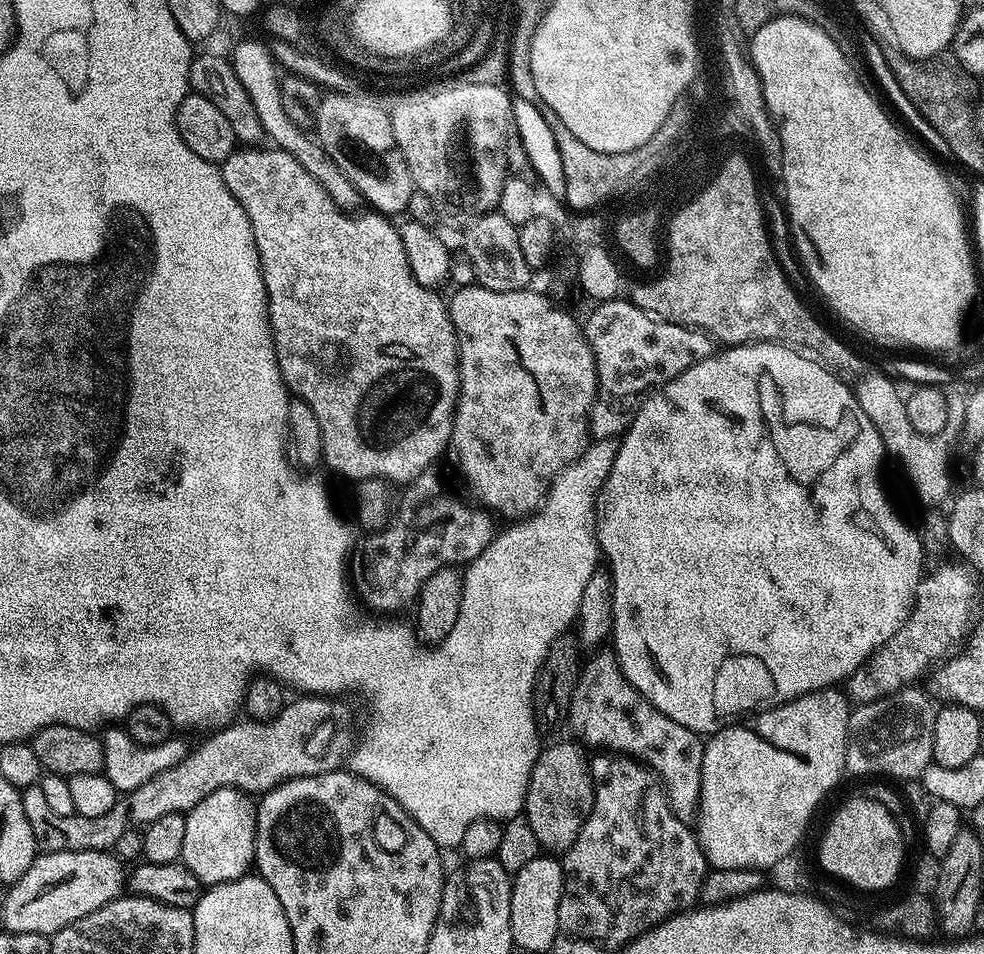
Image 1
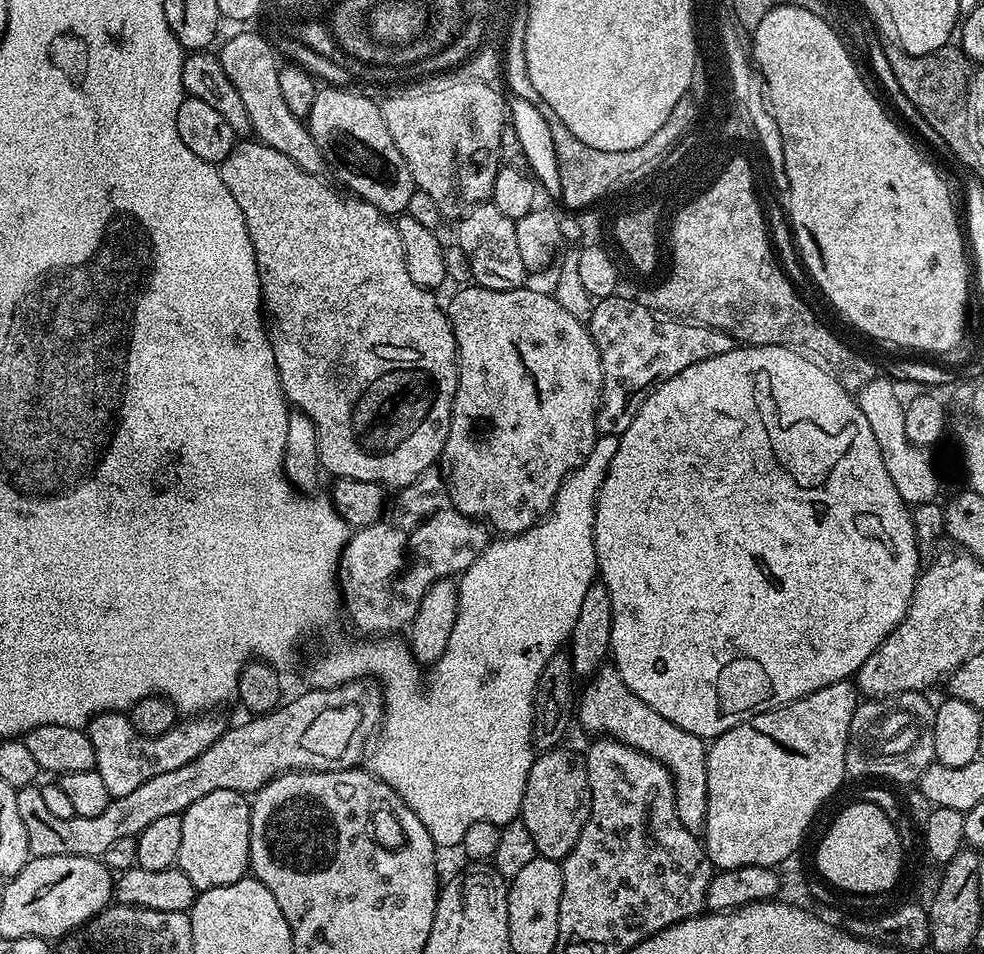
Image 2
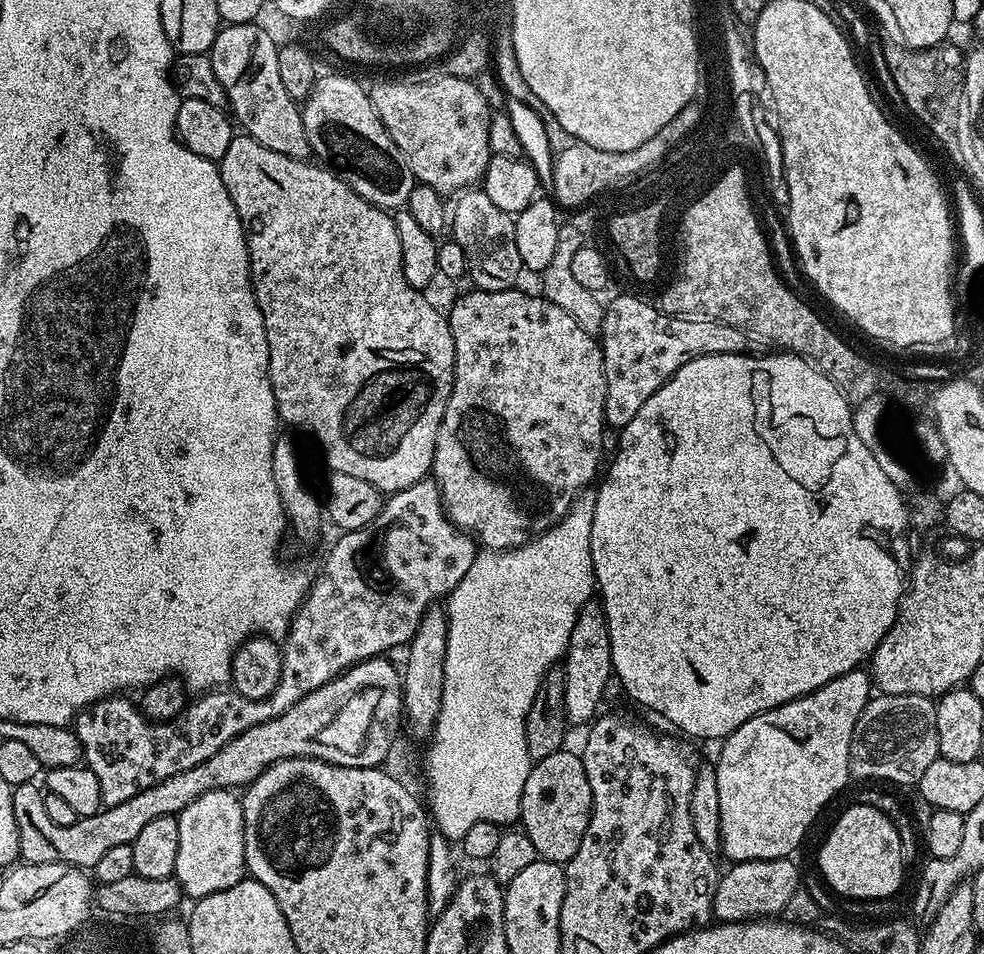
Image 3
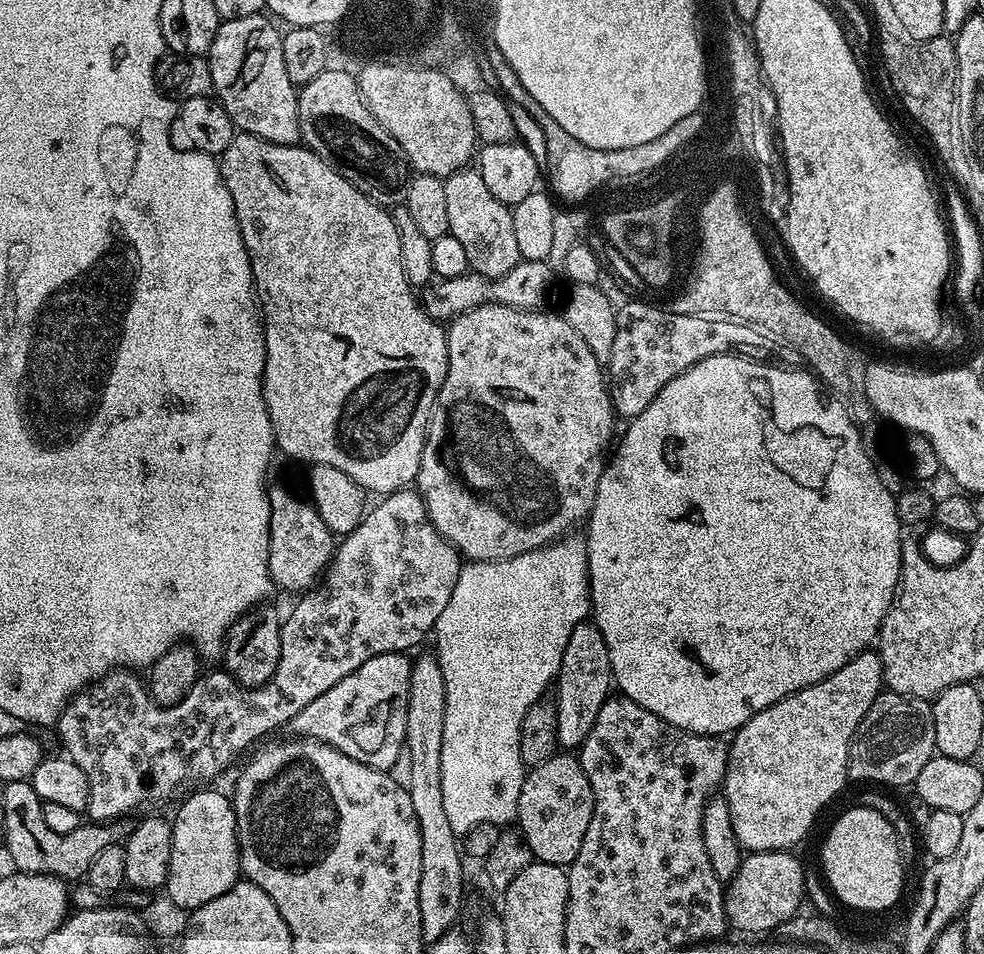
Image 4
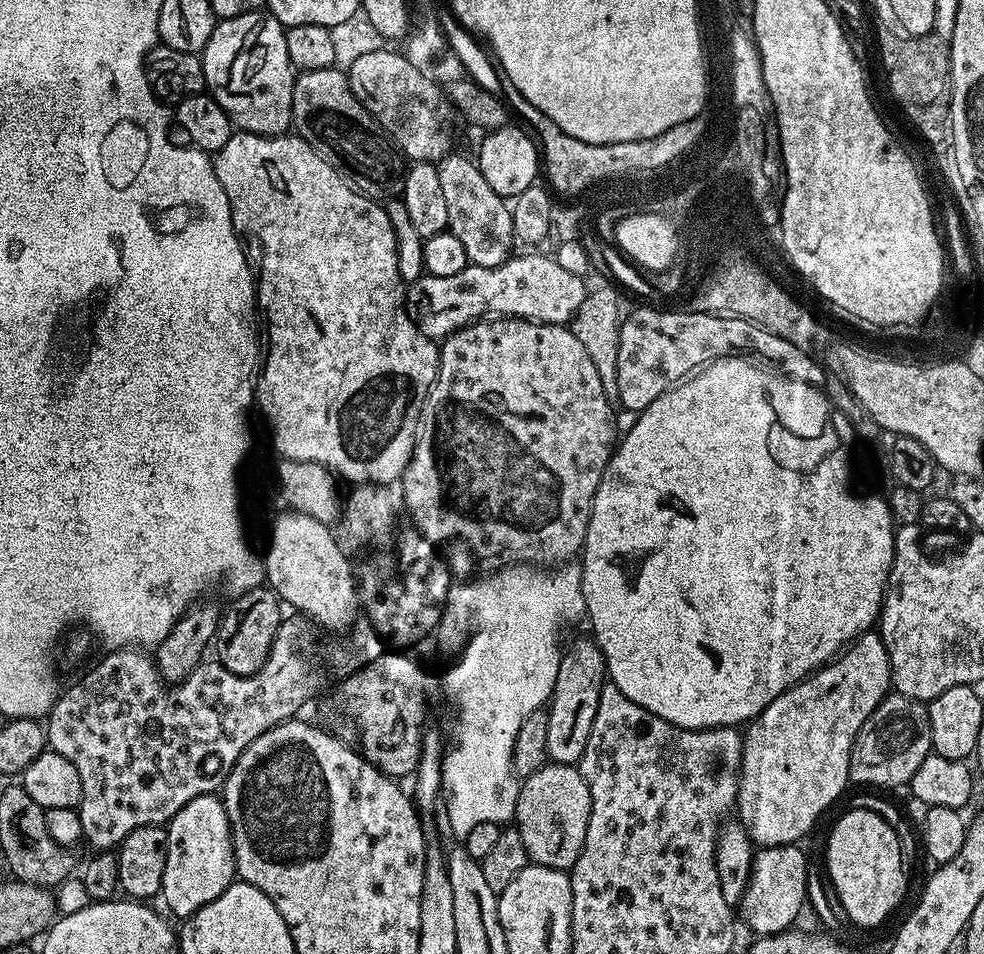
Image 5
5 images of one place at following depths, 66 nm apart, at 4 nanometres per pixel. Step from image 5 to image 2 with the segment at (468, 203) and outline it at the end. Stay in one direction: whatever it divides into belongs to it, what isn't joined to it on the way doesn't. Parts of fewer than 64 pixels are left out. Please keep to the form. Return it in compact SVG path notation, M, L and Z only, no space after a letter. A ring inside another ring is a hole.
M491 202L473 204L461 216L464 217L456 224L454 240L462 250L466 250L466 258L470 258L473 281L479 287L490 290L525 287L526 273L521 251L518 250L516 221L506 218L506 214L502 214L502 210L498 210L498 206Z

